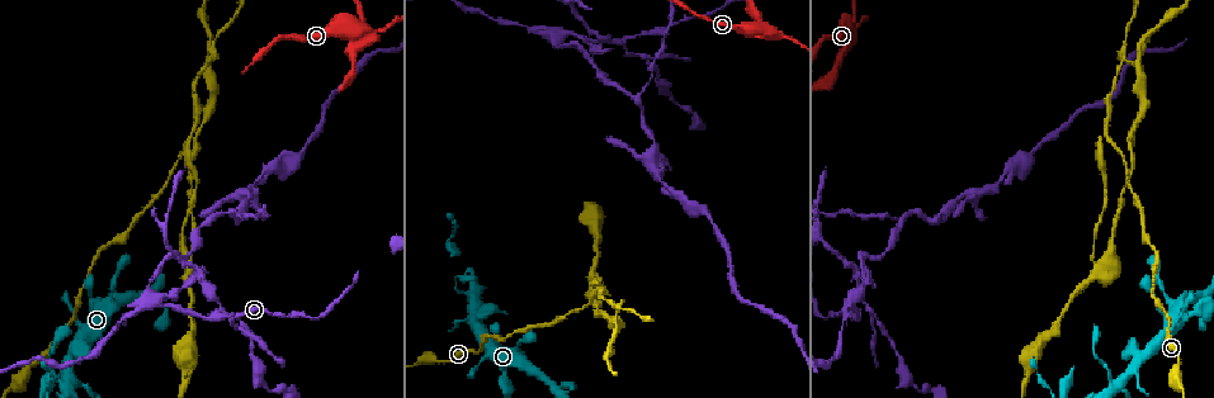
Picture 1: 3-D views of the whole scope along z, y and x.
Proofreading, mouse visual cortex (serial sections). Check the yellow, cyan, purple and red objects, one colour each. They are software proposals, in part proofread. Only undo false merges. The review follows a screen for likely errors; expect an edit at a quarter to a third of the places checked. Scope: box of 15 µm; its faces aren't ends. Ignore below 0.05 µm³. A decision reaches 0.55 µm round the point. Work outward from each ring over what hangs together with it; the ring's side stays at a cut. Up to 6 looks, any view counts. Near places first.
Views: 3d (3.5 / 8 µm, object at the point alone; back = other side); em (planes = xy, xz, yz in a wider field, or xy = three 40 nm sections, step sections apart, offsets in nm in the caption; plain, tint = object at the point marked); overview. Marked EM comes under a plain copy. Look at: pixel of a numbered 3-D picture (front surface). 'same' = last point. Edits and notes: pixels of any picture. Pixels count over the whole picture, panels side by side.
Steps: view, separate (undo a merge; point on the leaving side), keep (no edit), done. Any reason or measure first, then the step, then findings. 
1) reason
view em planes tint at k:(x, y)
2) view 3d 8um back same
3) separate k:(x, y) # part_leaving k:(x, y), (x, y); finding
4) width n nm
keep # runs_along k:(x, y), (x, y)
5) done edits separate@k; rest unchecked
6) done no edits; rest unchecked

narrows sharply
view 3d 3.5um at 1:(70, 321)

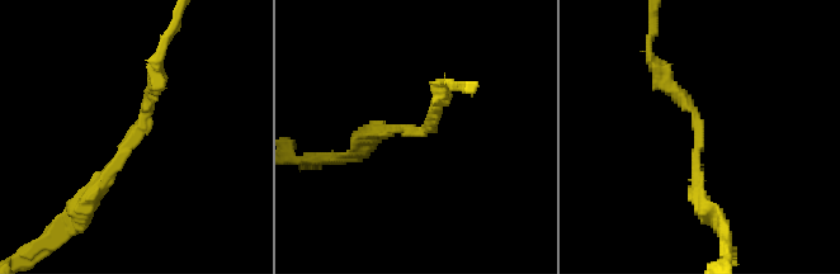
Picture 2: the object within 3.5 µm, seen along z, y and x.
need the tissue
view em xy step 5 tint at 2:(416, 132)

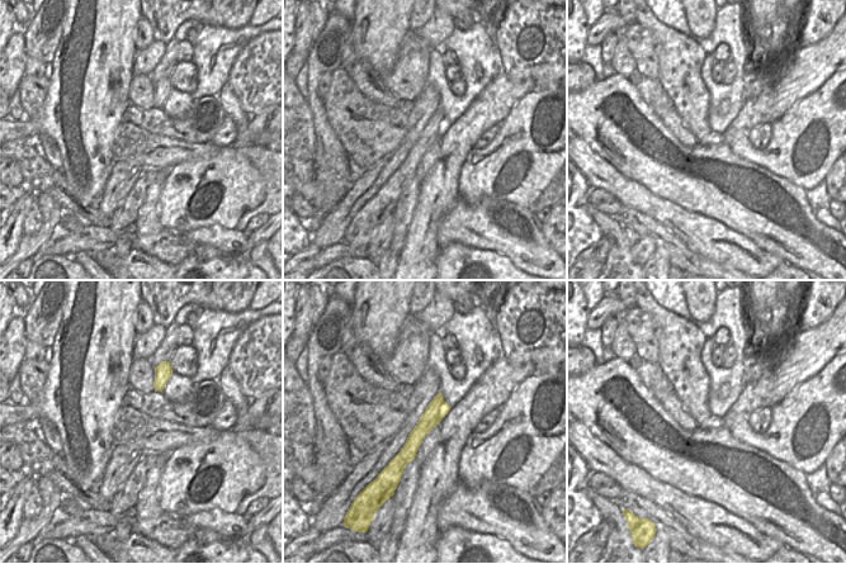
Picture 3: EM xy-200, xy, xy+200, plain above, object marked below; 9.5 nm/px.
keep # runs_along 2:(83, 203), (145, 117), (156, 66); one cell here

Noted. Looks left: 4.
three-way junction
view 3d 3.5um at 1:(170, 305)

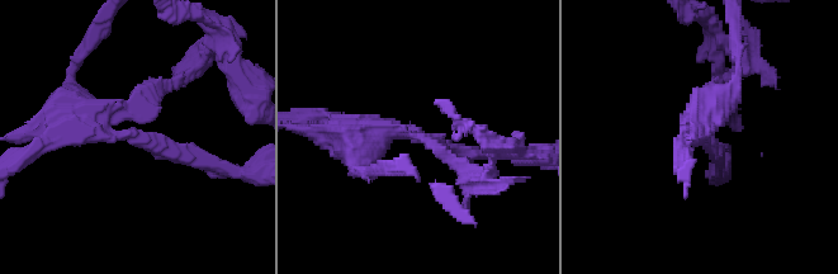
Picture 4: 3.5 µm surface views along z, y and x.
view em xy step 3 tint at 4:(142, 134)

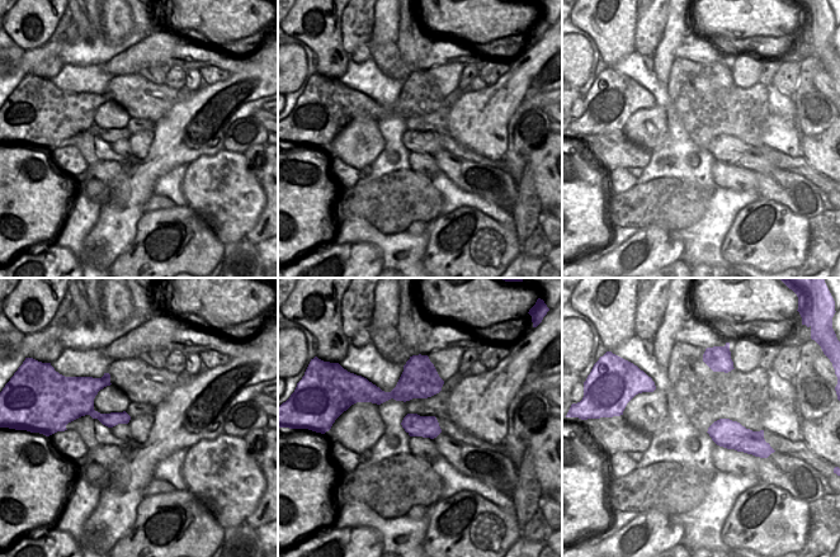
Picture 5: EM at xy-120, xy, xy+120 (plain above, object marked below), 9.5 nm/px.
width 220 nm
separate 4:(67, 116) # part_leaving 4:(116, 136), (72, 108), (80, 57); a second cell is stuck on

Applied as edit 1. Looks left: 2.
done edits separate@4; rest unchecked

